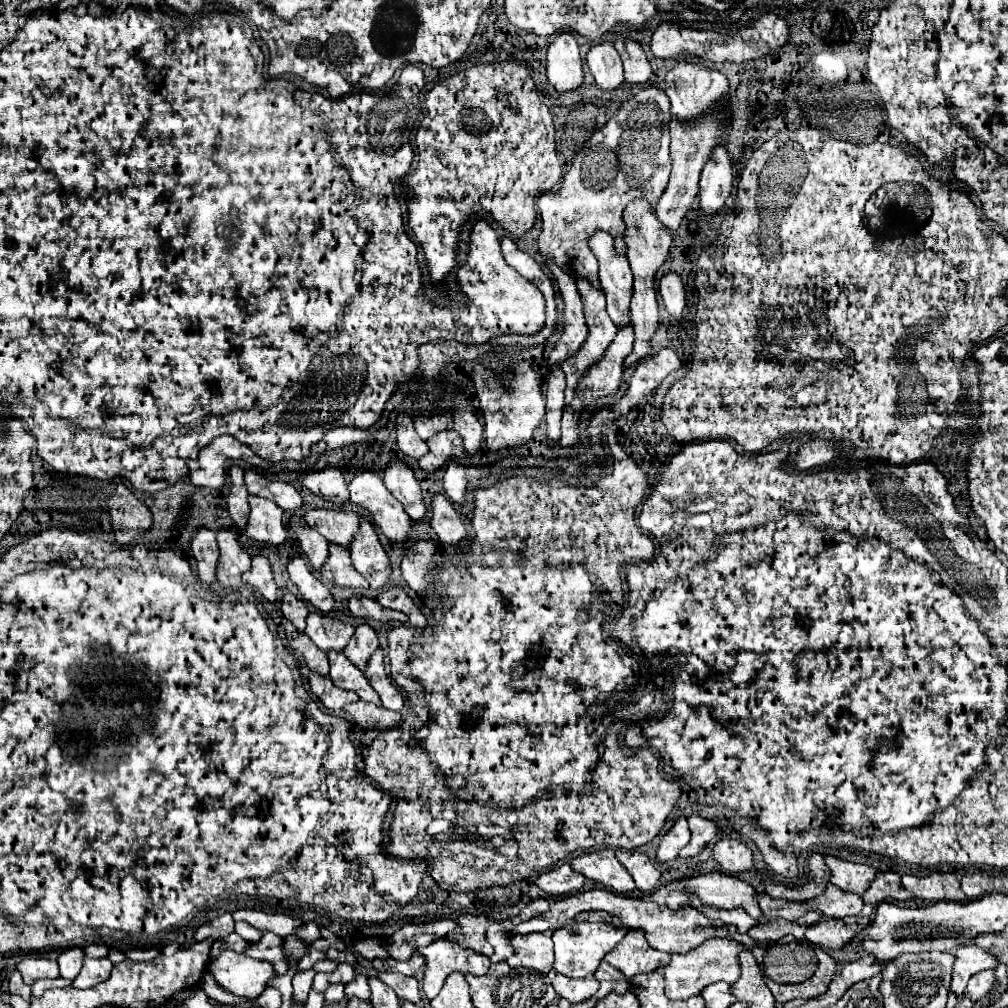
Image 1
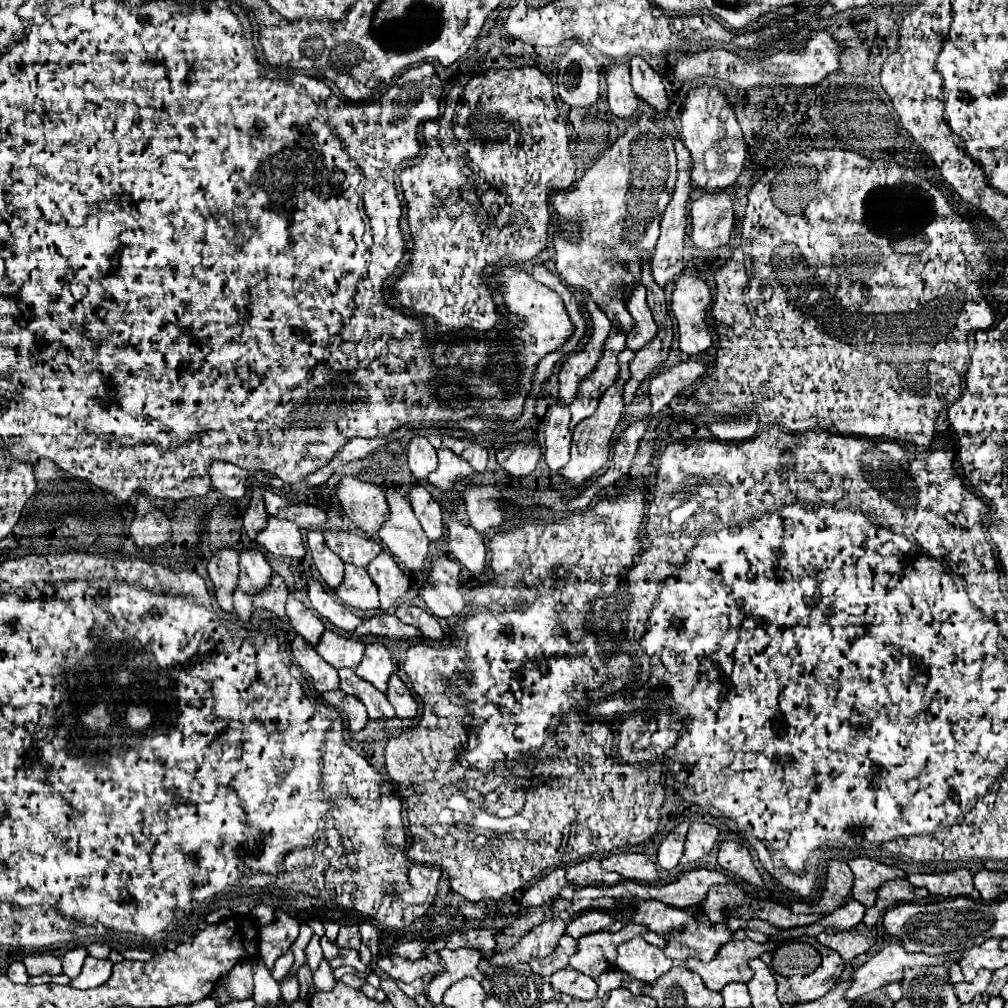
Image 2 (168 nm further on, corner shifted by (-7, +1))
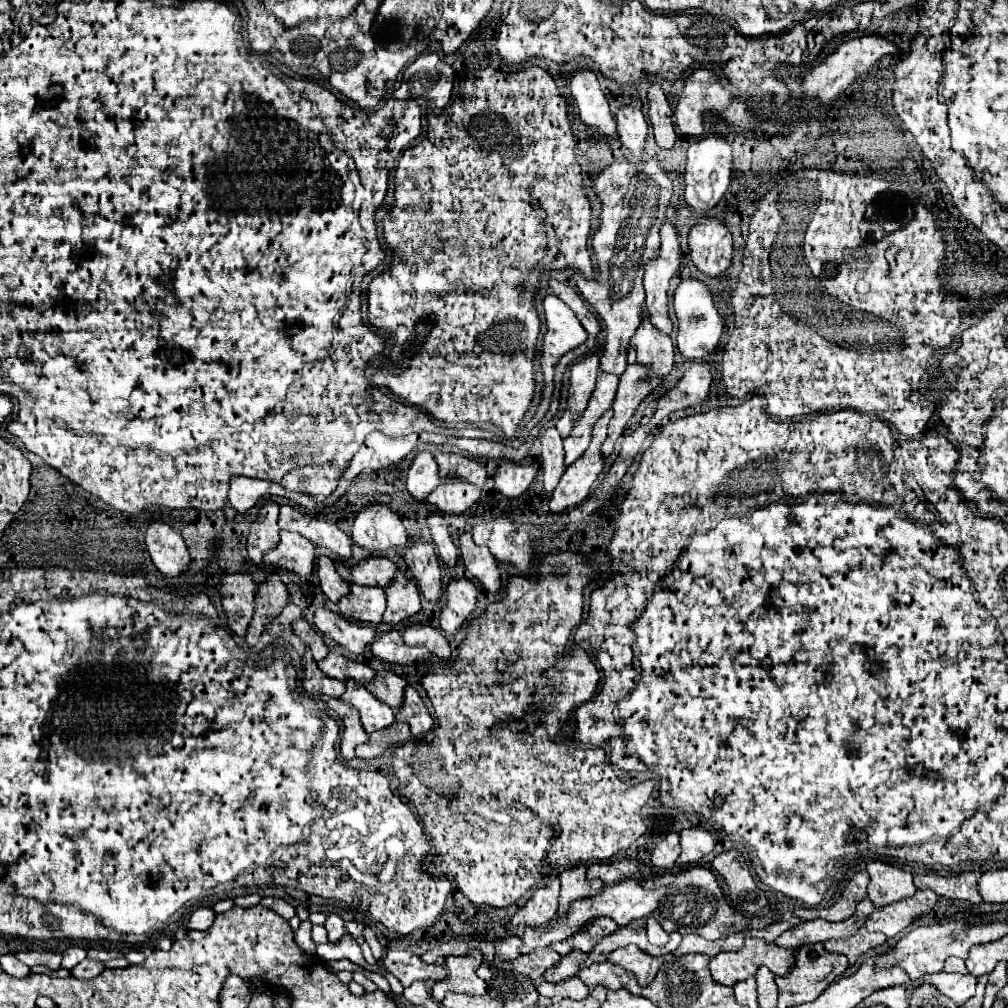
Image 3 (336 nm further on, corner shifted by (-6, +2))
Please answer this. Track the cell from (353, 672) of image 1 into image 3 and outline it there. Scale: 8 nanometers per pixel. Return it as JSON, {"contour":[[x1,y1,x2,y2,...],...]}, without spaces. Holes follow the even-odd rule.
{"contour":[[347,678,345,684,347,684,347,690,343,692,341,700,353,704,359,710,361,724,367,734,387,728,395,722,393,708,387,706,385,702,379,702,379,698,375,698,361,682,353,682,351,678]]}

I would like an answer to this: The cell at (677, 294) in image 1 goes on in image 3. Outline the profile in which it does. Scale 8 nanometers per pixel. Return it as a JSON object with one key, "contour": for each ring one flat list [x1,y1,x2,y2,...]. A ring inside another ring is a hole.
{"contour":[[697,278,681,280,681,284,677,286,675,296,673,296,673,308,675,308,677,322,679,322,677,350,683,354,683,358,701,360,707,354,711,354,715,350,715,346,719,344,721,332,723,332,723,322,721,322,721,316,717,314,717,308,713,304,713,296,707,290,707,286]]}

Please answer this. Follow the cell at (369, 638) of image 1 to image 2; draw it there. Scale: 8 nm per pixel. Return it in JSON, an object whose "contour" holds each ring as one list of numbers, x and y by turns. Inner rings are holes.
{"contour":[[368,645,364,659,360,667,356,669,356,675,362,677,364,681,372,683,376,689,386,693,388,689,388,679,394,673,394,663,390,659,390,653,384,645]]}

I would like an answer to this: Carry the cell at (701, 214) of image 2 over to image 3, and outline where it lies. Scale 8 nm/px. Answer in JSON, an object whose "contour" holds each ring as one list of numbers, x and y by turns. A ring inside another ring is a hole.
{"contour":[[703,216,689,230,689,254,693,264,709,274,717,276,719,272,731,266,731,232,725,222,717,216]]}

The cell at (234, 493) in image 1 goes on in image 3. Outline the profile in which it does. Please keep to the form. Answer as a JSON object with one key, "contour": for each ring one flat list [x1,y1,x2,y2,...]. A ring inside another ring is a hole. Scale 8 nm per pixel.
{"contour":[[267,500,257,518,253,520,249,538,247,538,247,552,255,564,261,564,263,554,275,546,279,540,279,526,277,526,279,504,275,500]]}

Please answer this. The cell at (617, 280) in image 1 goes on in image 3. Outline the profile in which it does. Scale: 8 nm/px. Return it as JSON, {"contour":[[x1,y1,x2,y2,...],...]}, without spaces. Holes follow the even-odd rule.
{"contour":[[647,308,641,310,641,326,627,346,627,362,649,364,653,374,667,376,673,368,673,342,667,334,657,330,651,320]]}

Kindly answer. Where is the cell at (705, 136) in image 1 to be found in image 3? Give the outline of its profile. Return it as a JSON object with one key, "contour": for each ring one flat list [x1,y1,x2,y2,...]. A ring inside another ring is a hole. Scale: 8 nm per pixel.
{"contour":[[665,220,661,226,661,248,657,250,657,258,647,260,645,264,645,306,651,314,651,322,663,330,665,334,673,332,673,324,669,320,667,310,667,290,669,280,677,272,681,260,679,236,673,222]]}

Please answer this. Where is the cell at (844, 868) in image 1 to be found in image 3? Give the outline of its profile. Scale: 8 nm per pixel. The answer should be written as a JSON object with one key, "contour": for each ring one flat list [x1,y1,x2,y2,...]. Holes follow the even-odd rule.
{"contour":[[869,862,869,886,867,886,867,898,875,906,887,906,891,902,897,902,901,898,907,898,915,894,913,876,905,870,899,870,885,862]]}

